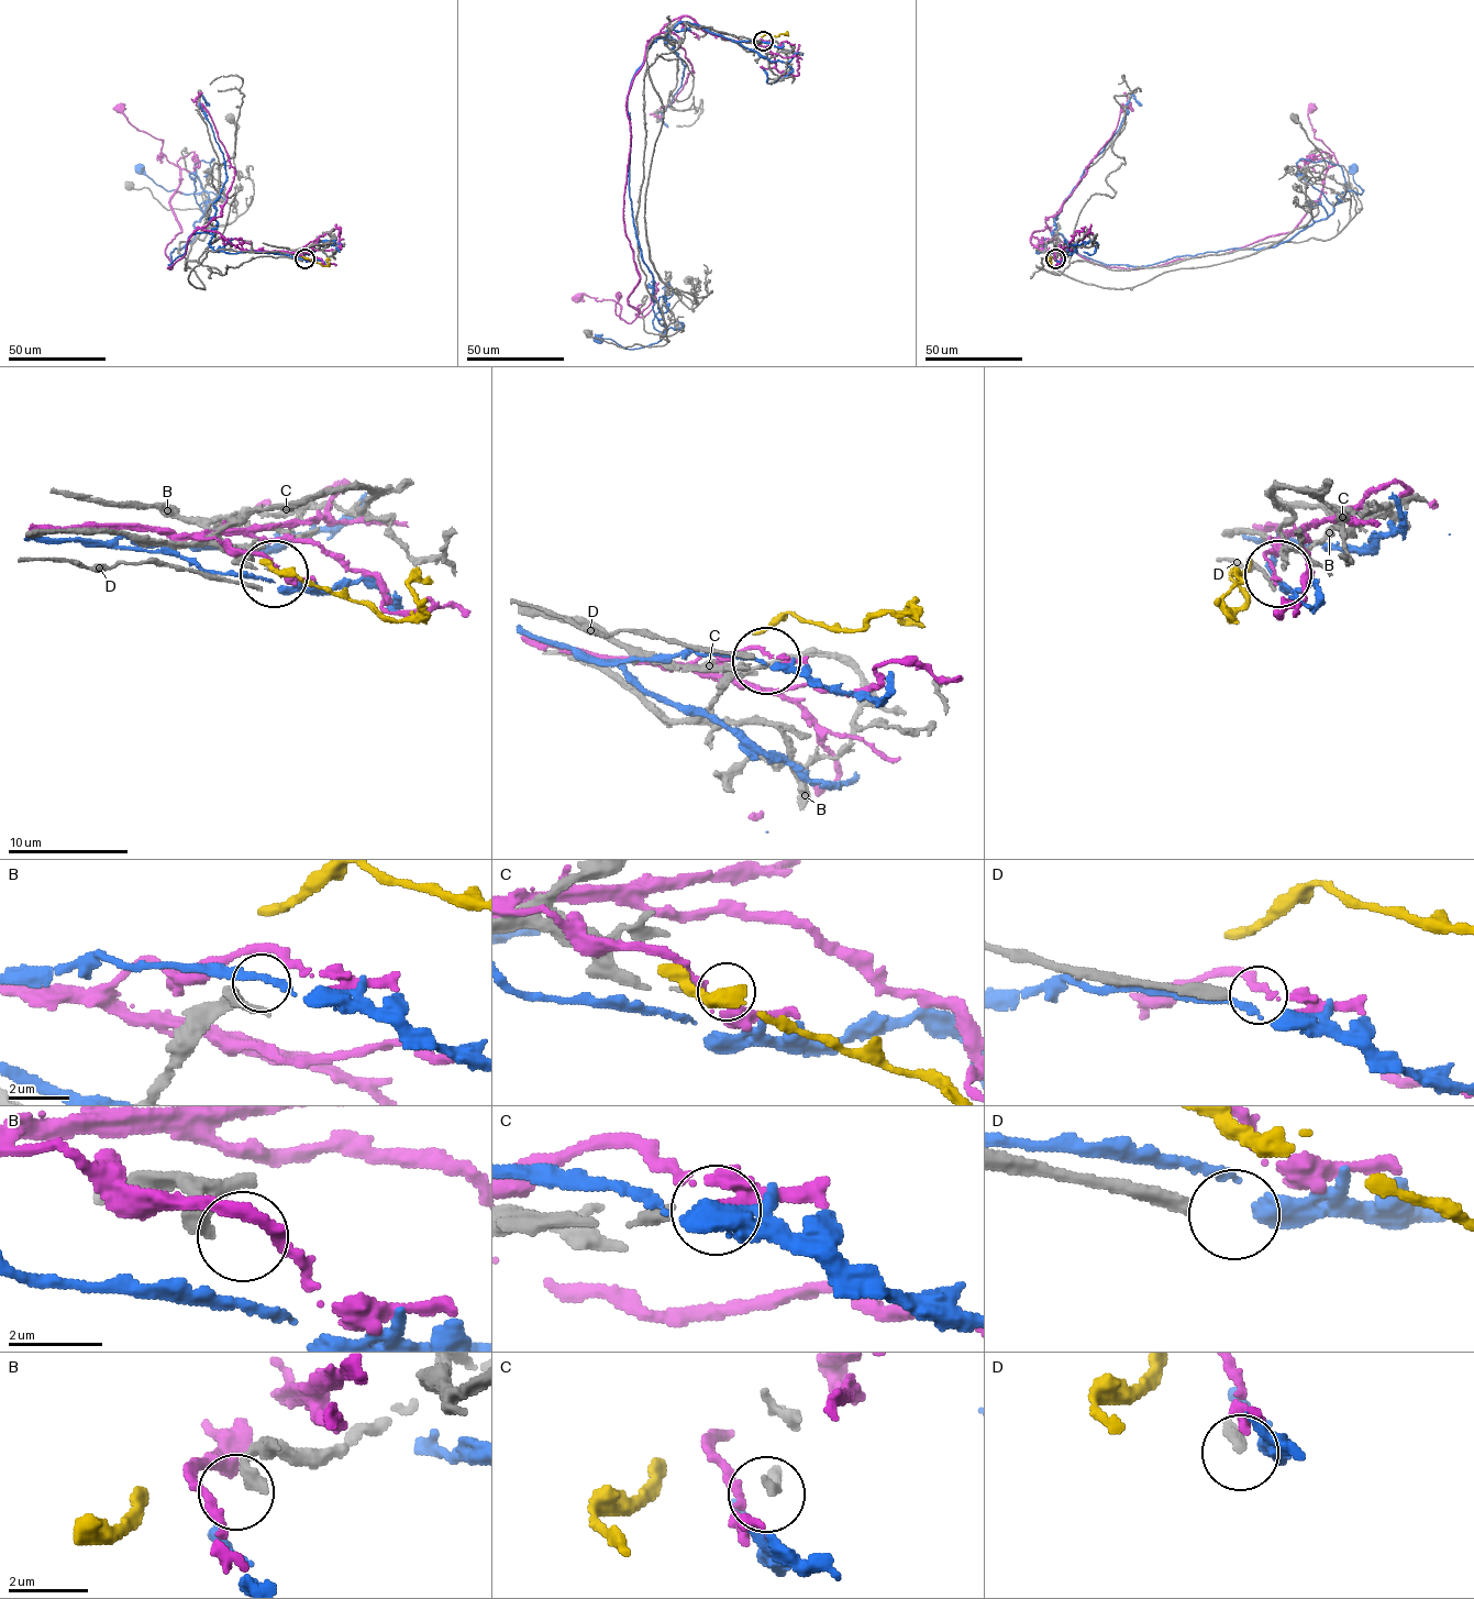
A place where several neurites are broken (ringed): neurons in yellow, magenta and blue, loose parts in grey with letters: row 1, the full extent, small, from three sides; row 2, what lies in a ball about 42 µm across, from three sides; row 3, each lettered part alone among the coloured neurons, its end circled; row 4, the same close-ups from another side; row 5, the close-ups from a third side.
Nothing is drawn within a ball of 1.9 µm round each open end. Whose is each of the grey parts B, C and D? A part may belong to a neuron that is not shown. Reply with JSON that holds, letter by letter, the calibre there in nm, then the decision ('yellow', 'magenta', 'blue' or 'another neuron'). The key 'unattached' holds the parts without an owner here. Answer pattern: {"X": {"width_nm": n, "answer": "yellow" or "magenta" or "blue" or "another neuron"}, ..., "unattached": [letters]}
{"B": {"width_nm": 300, "answer": "another neuron"}, "C": {"width_nm": 240, "answer": "another neuron"}, "D": {"width_nm": 320, "answer": "another neuron"}, "unattached": ["B", "C", "D"]}

